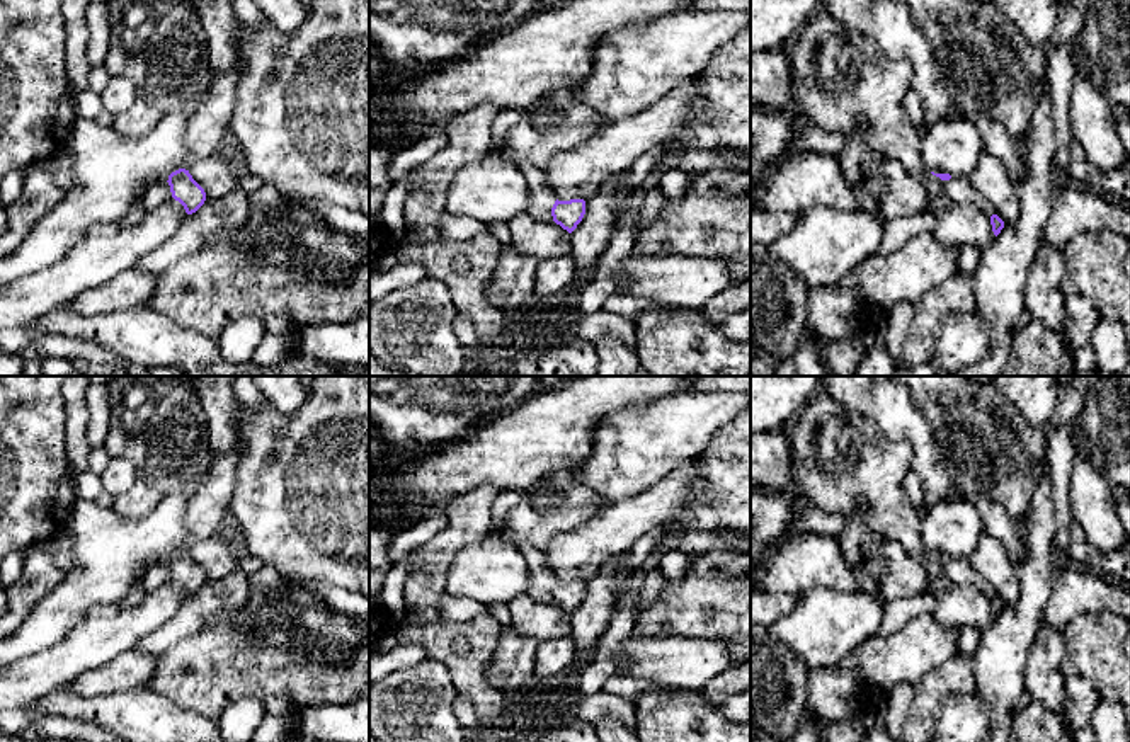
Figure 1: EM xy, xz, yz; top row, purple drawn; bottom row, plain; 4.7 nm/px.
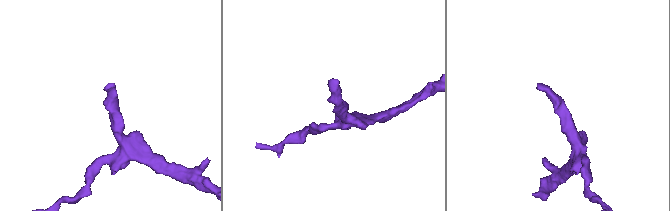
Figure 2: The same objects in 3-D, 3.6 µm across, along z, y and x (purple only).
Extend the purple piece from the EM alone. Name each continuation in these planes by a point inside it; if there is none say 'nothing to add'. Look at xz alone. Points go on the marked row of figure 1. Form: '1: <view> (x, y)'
1: xz (542, 198)

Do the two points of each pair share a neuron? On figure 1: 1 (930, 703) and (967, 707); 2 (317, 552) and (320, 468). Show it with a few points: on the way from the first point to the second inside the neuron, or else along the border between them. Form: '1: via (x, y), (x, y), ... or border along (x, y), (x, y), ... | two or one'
1: border along (974, 691), (953, 695), (940, 708), (933, 724) | two
2: via (317, 531), (320, 489) | one

